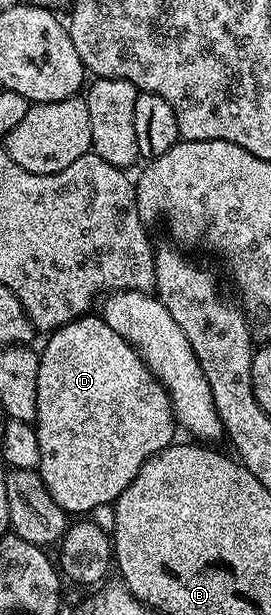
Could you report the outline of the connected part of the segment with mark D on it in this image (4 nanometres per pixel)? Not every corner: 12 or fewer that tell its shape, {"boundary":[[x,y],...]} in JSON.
{"boundary":[[100,316],[48,334],[39,472],[69,515],[174,444],[169,392]]}

